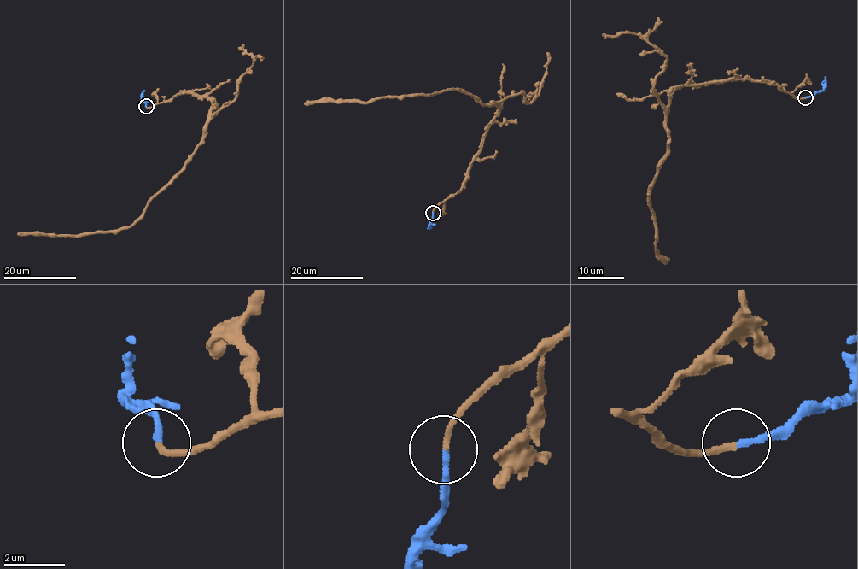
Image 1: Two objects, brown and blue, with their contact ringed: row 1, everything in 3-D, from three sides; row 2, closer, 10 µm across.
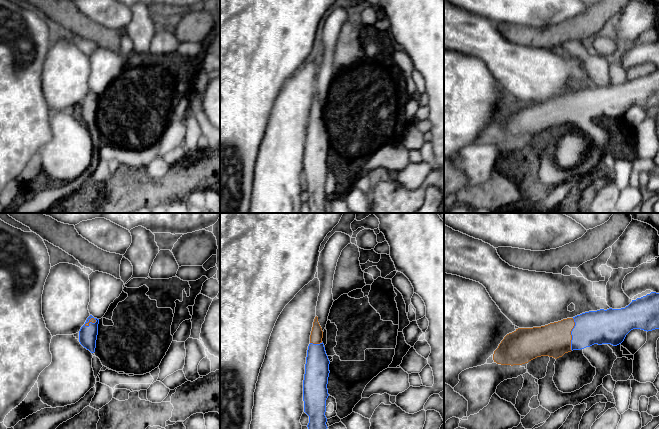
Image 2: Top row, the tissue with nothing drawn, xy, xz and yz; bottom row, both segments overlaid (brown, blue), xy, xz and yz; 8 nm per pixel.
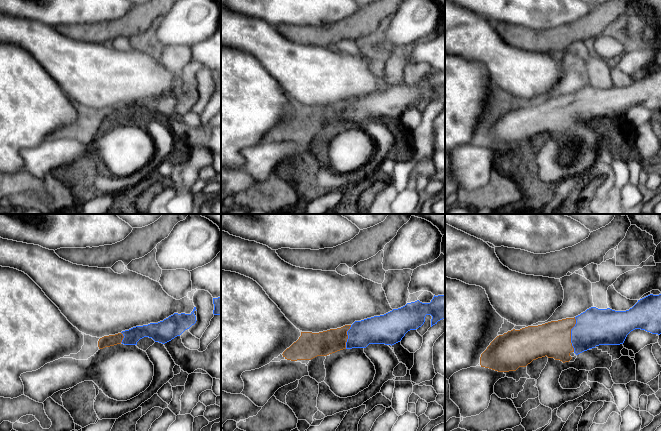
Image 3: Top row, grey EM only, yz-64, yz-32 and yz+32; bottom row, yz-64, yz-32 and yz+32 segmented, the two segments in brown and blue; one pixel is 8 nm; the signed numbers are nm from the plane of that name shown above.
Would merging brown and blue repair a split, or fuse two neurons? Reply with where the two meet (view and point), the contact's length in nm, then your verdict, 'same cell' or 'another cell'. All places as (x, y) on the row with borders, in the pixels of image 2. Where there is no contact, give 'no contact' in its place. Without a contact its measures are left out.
yz (570, 334) | 260 nm | same cell

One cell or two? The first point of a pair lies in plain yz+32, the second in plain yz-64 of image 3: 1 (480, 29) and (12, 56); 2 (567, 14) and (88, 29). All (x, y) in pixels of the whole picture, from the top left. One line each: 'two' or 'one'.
1: two
2: two

